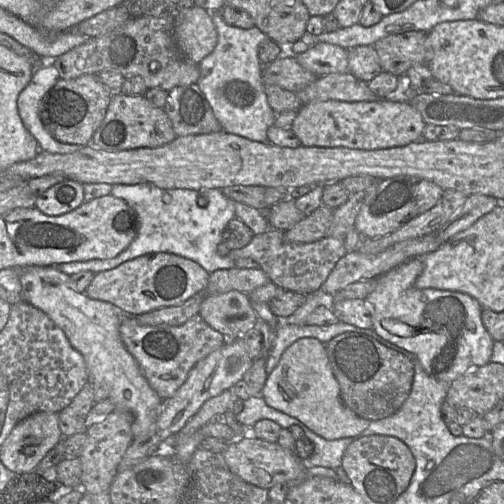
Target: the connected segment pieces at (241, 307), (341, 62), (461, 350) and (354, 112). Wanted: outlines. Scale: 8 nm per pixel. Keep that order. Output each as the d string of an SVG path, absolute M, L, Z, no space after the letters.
M236 290L207 295L198 315L227 339L241 338L259 320L248 295Z
M315 43L295 58L304 69L317 77L349 72L348 50L337 45Z
M415 257L382 274L377 278L375 290L366 297L365 301L371 306L373 329L382 338L416 356L427 374L450 384L470 369L489 363L494 340L482 322L482 305L476 298L457 291L415 287L415 281L423 268L423 257Z
M382 98L374 101L327 100L305 104L297 111L290 129L303 146L377 150L416 142L422 139L425 126L421 114L410 103Z

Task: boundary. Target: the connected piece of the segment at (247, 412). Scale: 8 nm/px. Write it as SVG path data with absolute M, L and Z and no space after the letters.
M250 396L244 400L243 409L235 418L241 425L248 428L251 428L259 420L268 419L275 421L282 428L288 429L292 425L303 426L312 435L319 436L300 420L268 406L262 396Z

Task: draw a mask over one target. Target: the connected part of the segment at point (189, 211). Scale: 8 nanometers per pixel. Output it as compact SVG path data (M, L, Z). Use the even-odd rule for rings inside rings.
M113 184L110 195L124 200L138 215L139 231L131 244L111 259L92 259L51 265L59 271L73 275L81 271L98 273L149 253L167 252L188 258L202 266L209 274L235 266L230 256L220 256L217 246L227 223L236 218L236 201L227 198L221 189L162 189L143 184Z

